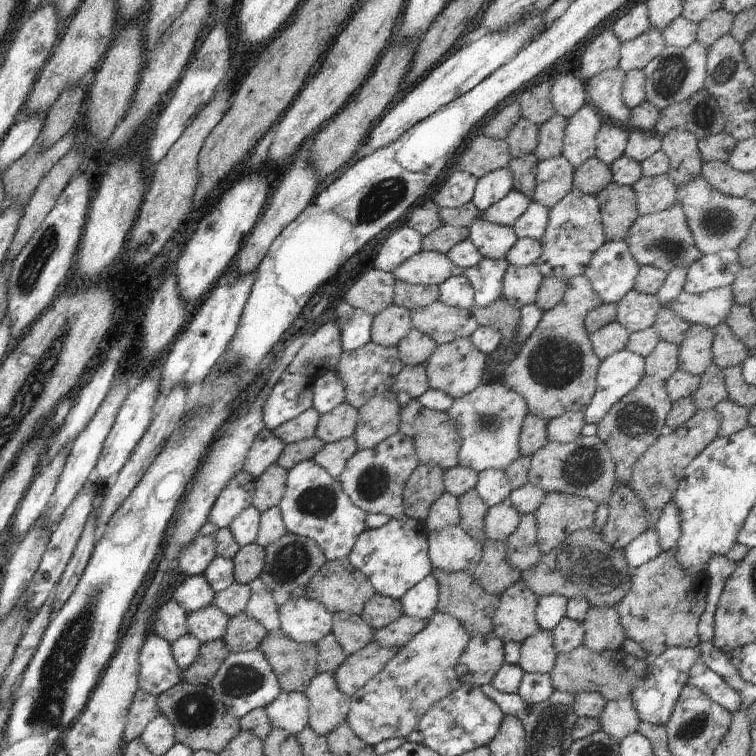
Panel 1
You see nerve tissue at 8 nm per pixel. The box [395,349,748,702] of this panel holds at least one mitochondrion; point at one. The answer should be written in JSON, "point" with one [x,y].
{"point":[587,566]}

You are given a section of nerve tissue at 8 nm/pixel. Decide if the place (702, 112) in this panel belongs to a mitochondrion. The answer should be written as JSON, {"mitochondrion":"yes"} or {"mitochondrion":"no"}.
{"mitochondrion":"yes"}

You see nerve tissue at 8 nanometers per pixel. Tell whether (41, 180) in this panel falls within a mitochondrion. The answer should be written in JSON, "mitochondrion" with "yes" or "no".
{"mitochondrion":"no"}

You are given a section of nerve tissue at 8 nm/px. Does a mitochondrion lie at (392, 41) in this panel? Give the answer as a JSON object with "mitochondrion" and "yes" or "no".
{"mitochondrion":"no"}

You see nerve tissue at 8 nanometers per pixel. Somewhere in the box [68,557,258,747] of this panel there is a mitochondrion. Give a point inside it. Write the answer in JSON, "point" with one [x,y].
{"point":[194,710]}

